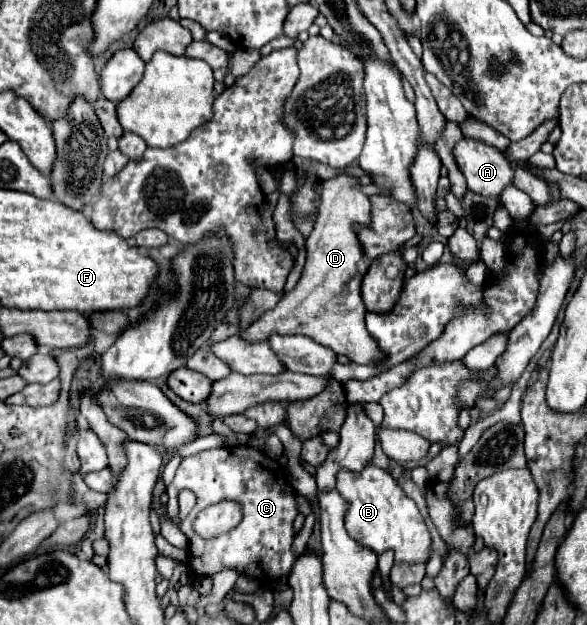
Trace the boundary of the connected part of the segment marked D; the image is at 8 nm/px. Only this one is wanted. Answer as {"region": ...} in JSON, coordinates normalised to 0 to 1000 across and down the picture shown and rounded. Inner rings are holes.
{"region":[[[579,277],[566,286],[549,290],[549,325],[545,325],[542,350],[535,357],[535,370],[521,382],[521,424],[518,424],[511,450],[491,472],[480,472],[480,478],[474,482],[467,494],[453,498],[436,517],[429,517],[416,533],[409,533],[409,539],[433,549],[433,546],[453,546],[460,533],[480,533],[480,536],[504,533],[504,536],[525,536],[535,546],[562,555],[569,565],[583,565],[596,578],[613,581],[613,584],[634,584],[651,574],[651,565],[644,562],[641,546],[624,530],[620,485],[613,475],[613,456],[617,456],[617,443],[627,434],[627,421],[620,411],[620,398],[610,386],[606,360],[630,363],[630,331],[634,331],[630,315],[620,312],[613,299],[617,299],[613,286],[593,277]]]}

